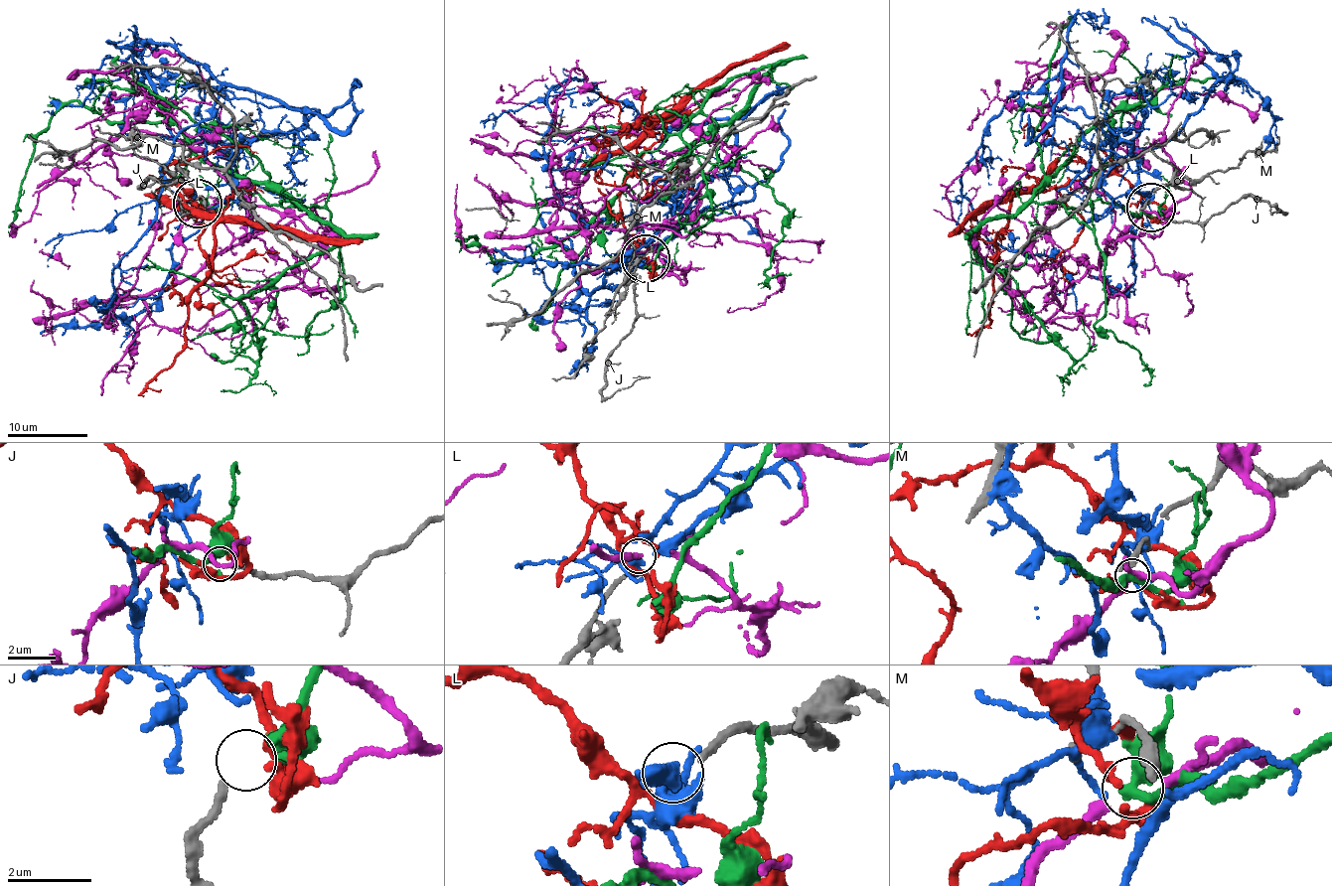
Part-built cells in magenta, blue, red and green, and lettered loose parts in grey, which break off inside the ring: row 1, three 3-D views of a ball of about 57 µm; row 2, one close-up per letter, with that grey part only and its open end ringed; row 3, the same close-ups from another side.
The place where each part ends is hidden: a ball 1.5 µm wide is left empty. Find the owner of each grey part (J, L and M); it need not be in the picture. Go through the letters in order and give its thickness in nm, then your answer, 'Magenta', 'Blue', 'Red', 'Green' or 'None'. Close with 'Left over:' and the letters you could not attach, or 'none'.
J: Thickness 200 nm. Green
L: Thickness 180 nm. None
M: Thickness 340 nm. None
Left over: L, M

